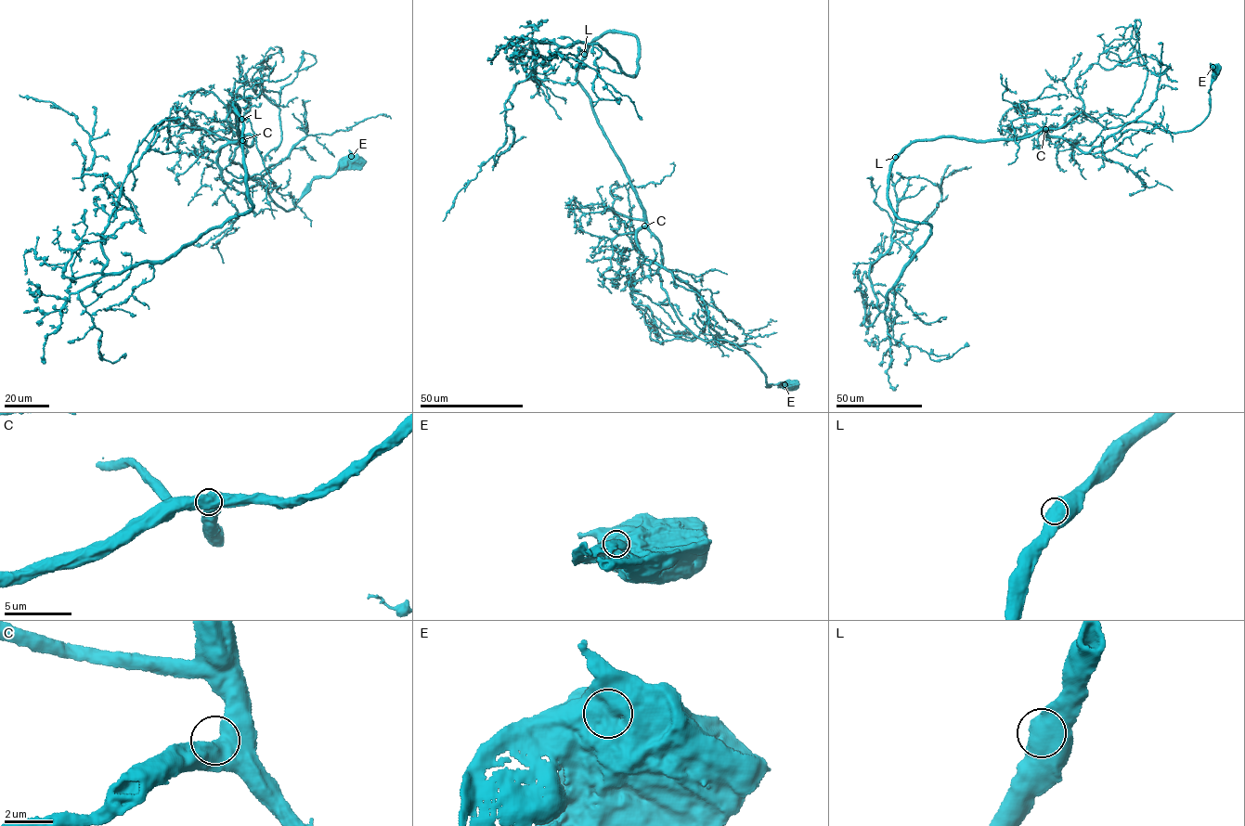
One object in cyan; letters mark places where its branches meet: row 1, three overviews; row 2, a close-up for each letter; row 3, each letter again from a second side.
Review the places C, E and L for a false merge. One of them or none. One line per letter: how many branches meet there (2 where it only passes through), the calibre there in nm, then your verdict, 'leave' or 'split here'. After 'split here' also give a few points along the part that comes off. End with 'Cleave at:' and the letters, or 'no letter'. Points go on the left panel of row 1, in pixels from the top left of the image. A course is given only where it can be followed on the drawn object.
C: 1 | 850 nm | leave
E: 1 | 1550 nm | leave
L: 1 | 1100 nm | leave
Cleave at: no letter

